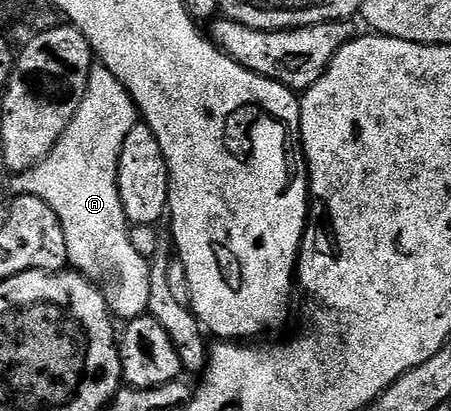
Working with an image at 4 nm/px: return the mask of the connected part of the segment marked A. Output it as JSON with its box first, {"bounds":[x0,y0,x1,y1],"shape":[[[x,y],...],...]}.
{"bounds":[27,61,153,321],"shape":[[[96,61],[92,64],[90,77],[88,78],[88,91],[84,94],[82,105],[78,109],[78,113],[74,117],[74,121],[70,121],[70,125],[60,136],[60,142],[53,146],[48,158],[43,159],[32,168],[30,174],[27,176],[30,186],[31,194],[41,198],[57,214],[62,229],[65,234],[66,249],[68,250],[68,263],[79,274],[83,275],[89,281],[95,281],[100,290],[104,293],[104,299],[108,302],[108,308],[112,310],[113,316],[117,320],[131,321],[138,319],[143,315],[149,314],[150,304],[152,302],[152,273],[153,268],[150,266],[149,260],[142,257],[142,253],[138,253],[138,249],[134,249],[134,245],[130,245],[130,224],[126,213],[122,209],[122,197],[120,196],[120,186],[118,185],[118,177],[120,176],[120,158],[122,157],[122,149],[126,145],[126,137],[130,133],[130,129],[138,126],[138,112],[136,103],[129,95],[128,90],[121,85],[118,77],[114,77],[114,73],[110,73],[110,69],[106,69],[106,65],[102,62]]]}

